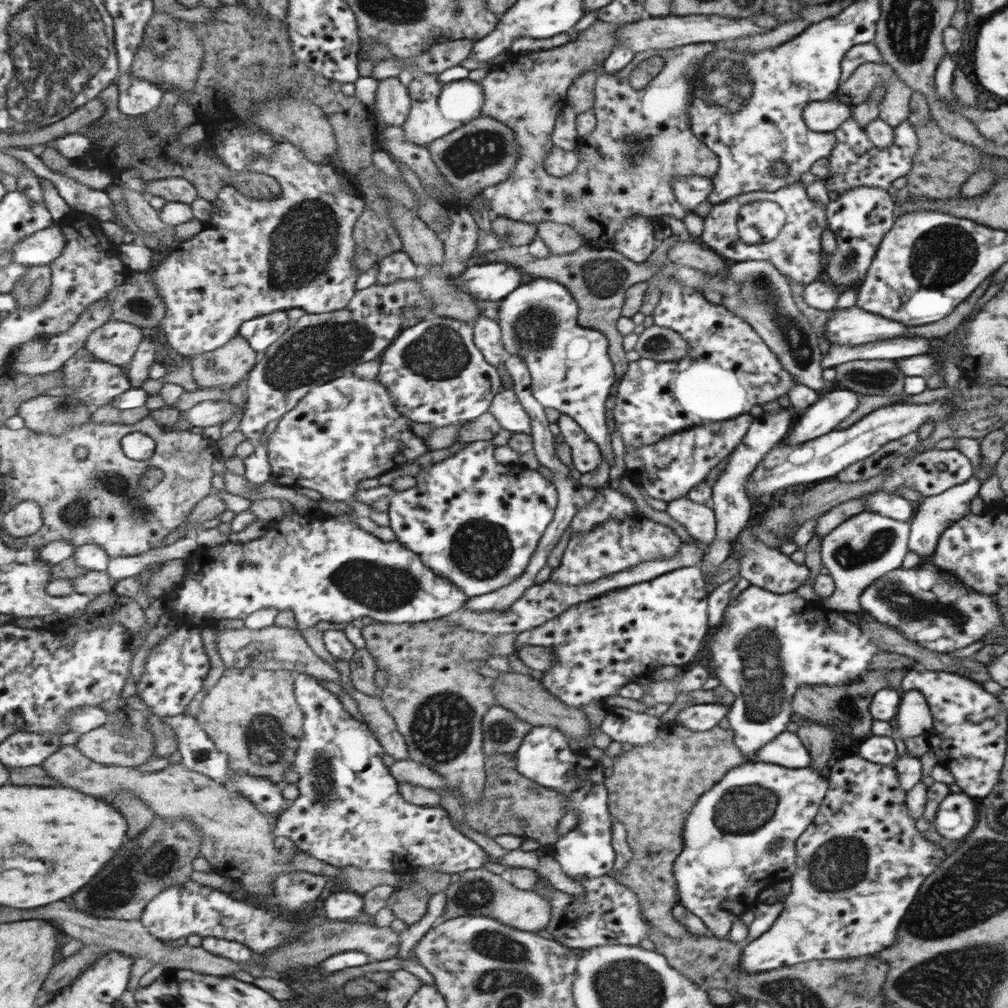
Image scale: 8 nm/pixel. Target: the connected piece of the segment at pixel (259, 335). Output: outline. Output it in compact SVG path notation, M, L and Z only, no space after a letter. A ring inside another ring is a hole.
M277 311L248 320L240 328L240 335L249 340L252 347L262 355L290 328L291 320L289 320L289 316L285 311Z

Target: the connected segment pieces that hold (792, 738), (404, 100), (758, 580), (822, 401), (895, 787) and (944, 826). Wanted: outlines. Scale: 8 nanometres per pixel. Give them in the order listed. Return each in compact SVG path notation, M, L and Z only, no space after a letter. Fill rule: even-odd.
M783 731L756 751L756 762L783 768L806 768L813 763L811 753L796 732Z
M397 77L384 78L378 81L375 91L374 108L376 112L372 116L378 118L378 122L388 126L399 127L407 120L411 110L411 95L407 85L403 85Z
M748 521L737 538L734 538L734 543L730 548L729 556L735 555L738 562L738 575L745 578L750 585L768 589L769 592L785 594L789 591L795 591L798 586L801 586L807 580L809 569L804 564L795 564L792 560L789 560L787 555L779 553L778 549L769 548L762 542L757 542L750 532L750 528L754 524L755 521Z
M831 389L827 392L820 394L818 399L808 406L806 410L798 417L796 417L796 424L793 426L793 430L789 432L789 436L785 440L781 440L783 443L778 445L796 445L805 441L809 441L819 436L823 436L833 431L837 424L847 418L855 408L857 408L857 400L859 400L859 394L847 389Z
M840 754L825 777L828 787L820 807L794 842L796 867L783 910L765 933L743 944L738 969L746 973L773 971L813 959L866 957L883 951L893 944L897 925L923 880L947 854L915 829L893 766L869 763L859 755Z
M949 792L935 810L933 828L949 840L951 848L953 842L965 839L969 832L975 830L978 810L978 798L963 792Z

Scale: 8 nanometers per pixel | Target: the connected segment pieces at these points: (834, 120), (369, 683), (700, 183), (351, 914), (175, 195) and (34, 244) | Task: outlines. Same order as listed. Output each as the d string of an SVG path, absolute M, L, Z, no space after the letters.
M835 98L810 102L804 107L804 123L814 131L835 130L844 120L850 118L850 106L845 106Z
M365 648L359 649L349 663L353 687L369 697L379 698L382 687L373 682L377 665L369 652Z
M681 176L672 183L676 201L683 205L687 212L692 212L701 202L707 202L713 187L712 178L701 176Z
M330 891L323 902L327 917L333 921L364 921L363 901L356 892Z
M163 178L146 184L149 196L161 196L167 202L191 204L200 198L195 185L183 178Z
M60 221L54 222L50 228L35 232L16 244L12 248L13 263L27 266L49 265L63 254L66 240Z

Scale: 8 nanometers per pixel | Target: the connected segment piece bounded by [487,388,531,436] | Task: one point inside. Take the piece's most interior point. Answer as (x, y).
(505, 408)

